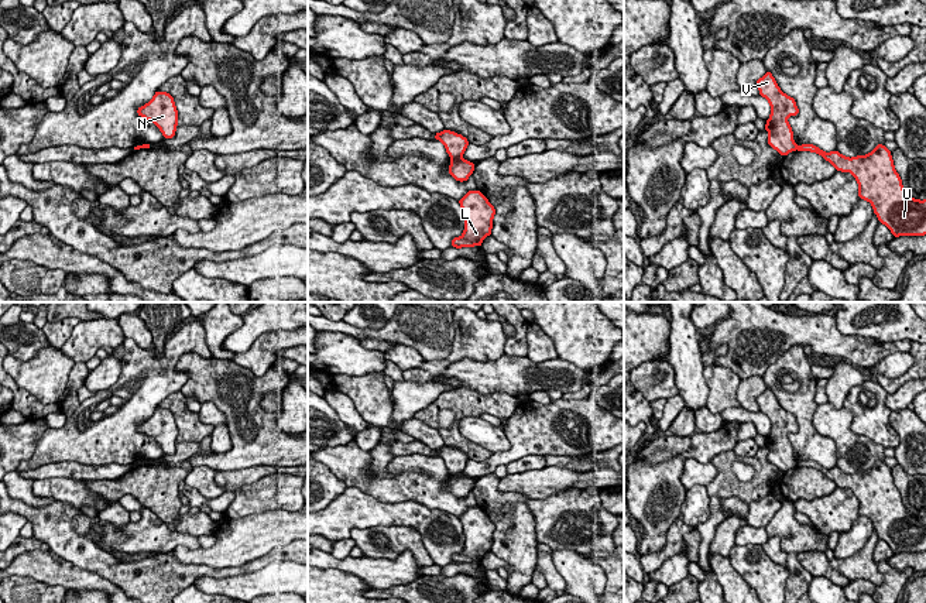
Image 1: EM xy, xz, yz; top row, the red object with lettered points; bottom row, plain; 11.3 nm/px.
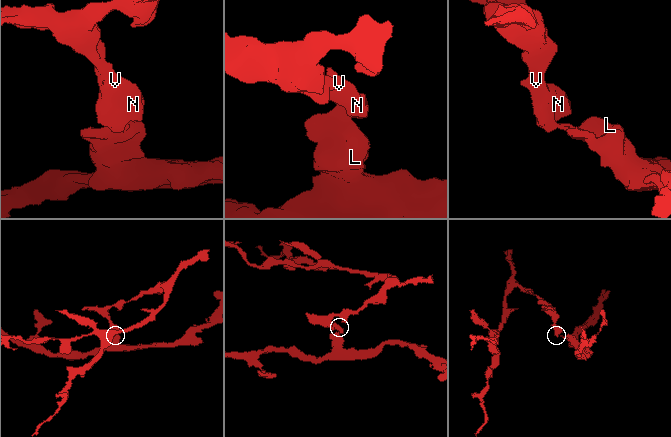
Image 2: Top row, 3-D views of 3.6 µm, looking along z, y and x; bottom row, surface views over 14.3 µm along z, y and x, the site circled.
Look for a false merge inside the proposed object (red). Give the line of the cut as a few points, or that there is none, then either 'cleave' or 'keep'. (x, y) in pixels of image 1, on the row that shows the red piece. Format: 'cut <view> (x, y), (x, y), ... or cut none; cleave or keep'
cut xz (460, 157), (453, 160); cleave

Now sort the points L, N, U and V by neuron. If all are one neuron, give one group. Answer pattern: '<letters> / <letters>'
L U / N V

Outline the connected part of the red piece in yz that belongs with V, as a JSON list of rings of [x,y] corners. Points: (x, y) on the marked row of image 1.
[[[769,71],[757,80],[759,95],[771,105],[771,116],[766,120],[765,130],[769,133],[768,144],[778,154],[788,155],[798,150],[793,141],[793,131],[788,123],[789,116],[798,116],[799,109],[793,97],[785,95]]]

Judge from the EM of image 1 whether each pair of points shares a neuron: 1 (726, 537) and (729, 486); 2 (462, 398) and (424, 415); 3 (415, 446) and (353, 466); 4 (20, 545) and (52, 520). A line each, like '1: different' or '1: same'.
1: different
2: same
3: different
4: different

